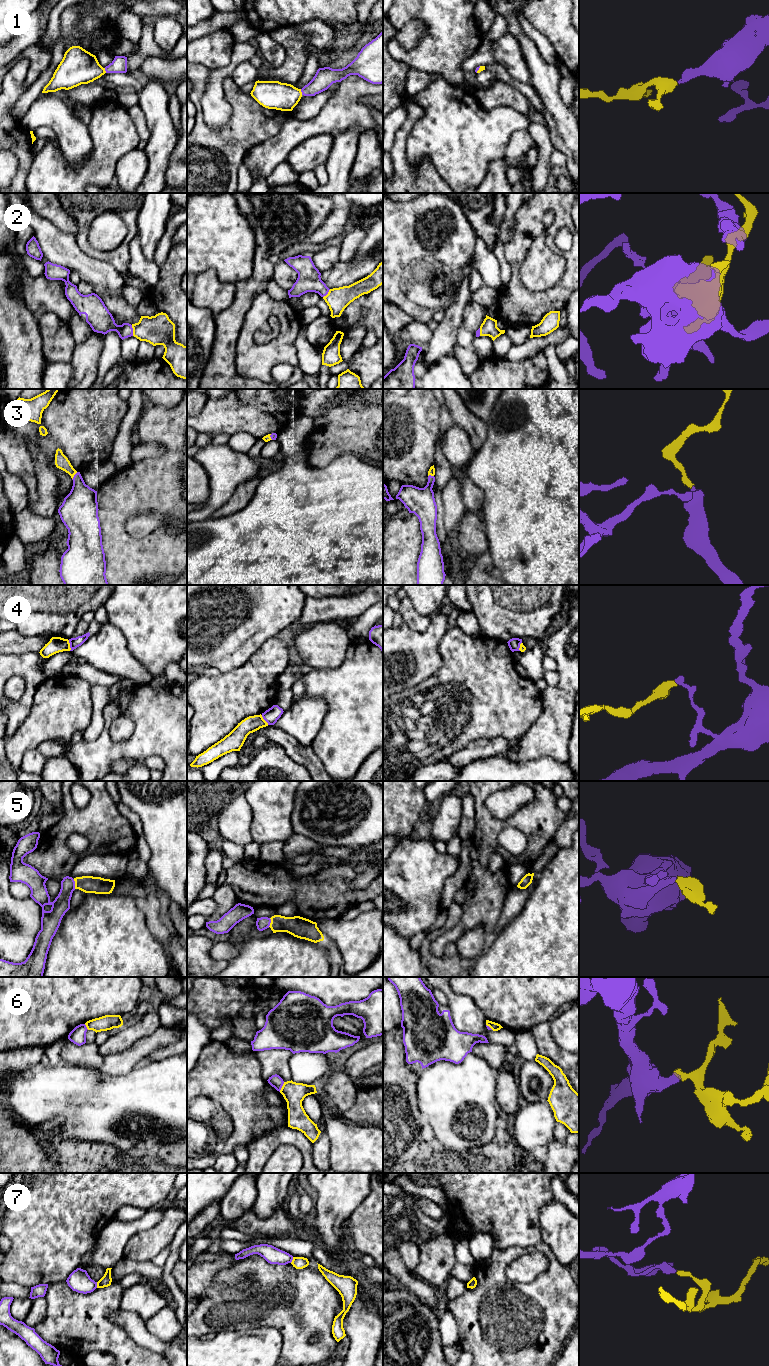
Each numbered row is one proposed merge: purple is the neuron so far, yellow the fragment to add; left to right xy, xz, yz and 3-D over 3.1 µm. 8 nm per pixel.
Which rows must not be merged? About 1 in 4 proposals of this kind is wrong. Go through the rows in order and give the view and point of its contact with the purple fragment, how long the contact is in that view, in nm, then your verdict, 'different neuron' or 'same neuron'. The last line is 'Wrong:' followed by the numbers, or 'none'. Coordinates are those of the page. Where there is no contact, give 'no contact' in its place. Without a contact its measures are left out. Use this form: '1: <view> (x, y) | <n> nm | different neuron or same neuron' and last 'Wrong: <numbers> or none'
1: xz (301, 91) | 50 nm | same neuron
2: xy (132, 330) | 90 nm | same neuron
3: xy (74, 476) | 80 nm | same neuron
4: xy (70, 645) | 90 nm | different neuron
5: xy (74, 884) | 80 nm | same neuron
6: xz (281, 1087) | 90 nm | different neuron
7: xy (96, 1285) | 50 nm | different neuron
Wrong: 4, 6, 7

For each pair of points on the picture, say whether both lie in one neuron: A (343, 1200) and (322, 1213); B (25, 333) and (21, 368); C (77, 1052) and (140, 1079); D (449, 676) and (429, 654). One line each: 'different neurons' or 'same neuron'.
A: same neuron
B: same neuron
C: different neurons
D: different neurons

